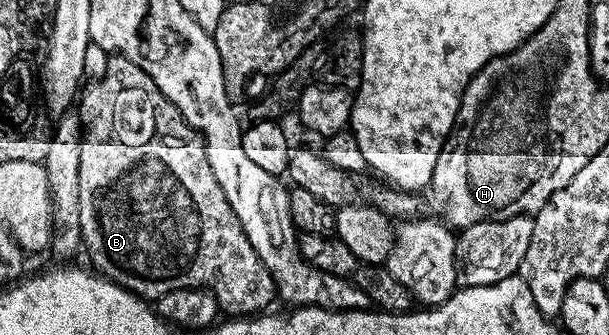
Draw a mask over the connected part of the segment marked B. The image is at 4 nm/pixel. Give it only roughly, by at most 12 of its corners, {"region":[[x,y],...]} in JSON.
{"region":[[135,61],[80,92],[79,225],[146,301],[277,286]]}

